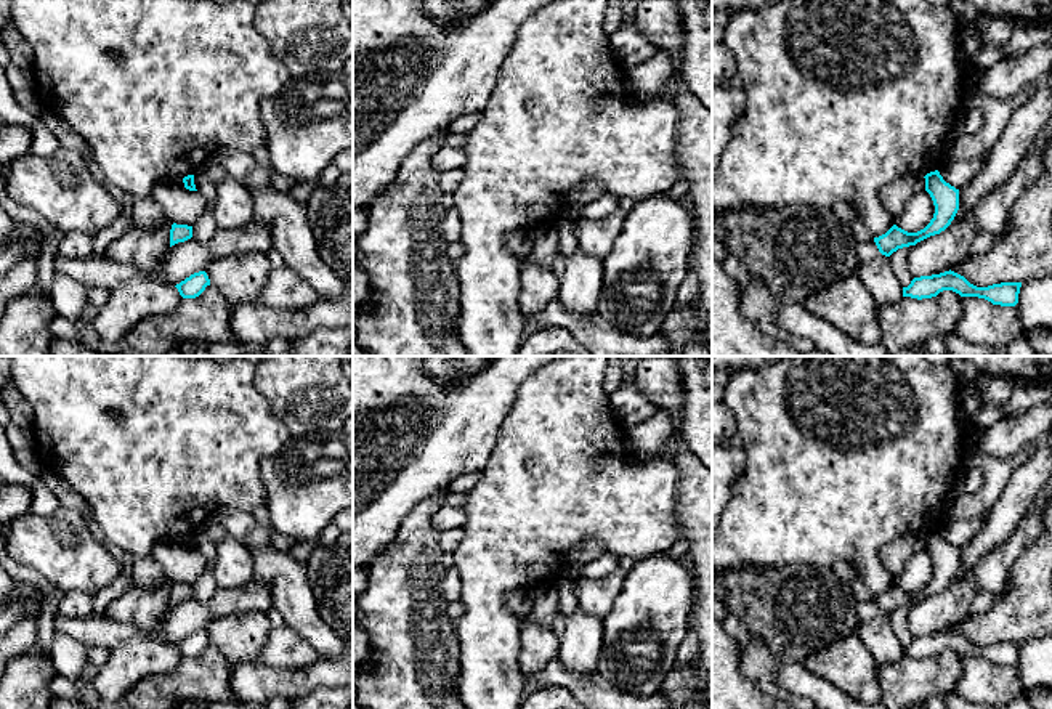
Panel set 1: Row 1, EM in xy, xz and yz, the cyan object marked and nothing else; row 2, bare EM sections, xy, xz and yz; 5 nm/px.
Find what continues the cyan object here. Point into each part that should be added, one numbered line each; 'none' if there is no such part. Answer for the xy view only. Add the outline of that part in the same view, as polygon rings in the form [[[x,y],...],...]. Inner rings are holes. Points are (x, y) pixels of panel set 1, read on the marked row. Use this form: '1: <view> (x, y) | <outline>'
none

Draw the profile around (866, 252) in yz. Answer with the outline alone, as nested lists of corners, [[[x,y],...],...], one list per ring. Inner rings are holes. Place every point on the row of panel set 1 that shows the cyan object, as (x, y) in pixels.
[[[872,239],[868,242],[858,242],[856,255],[858,255],[860,265],[866,265],[866,263],[872,261],[876,257],[879,257],[880,252]]]

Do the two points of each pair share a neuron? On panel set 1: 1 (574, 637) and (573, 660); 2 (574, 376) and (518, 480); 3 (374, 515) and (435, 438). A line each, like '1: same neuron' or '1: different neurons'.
1: same neuron
2: same neuron
3: same neuron

